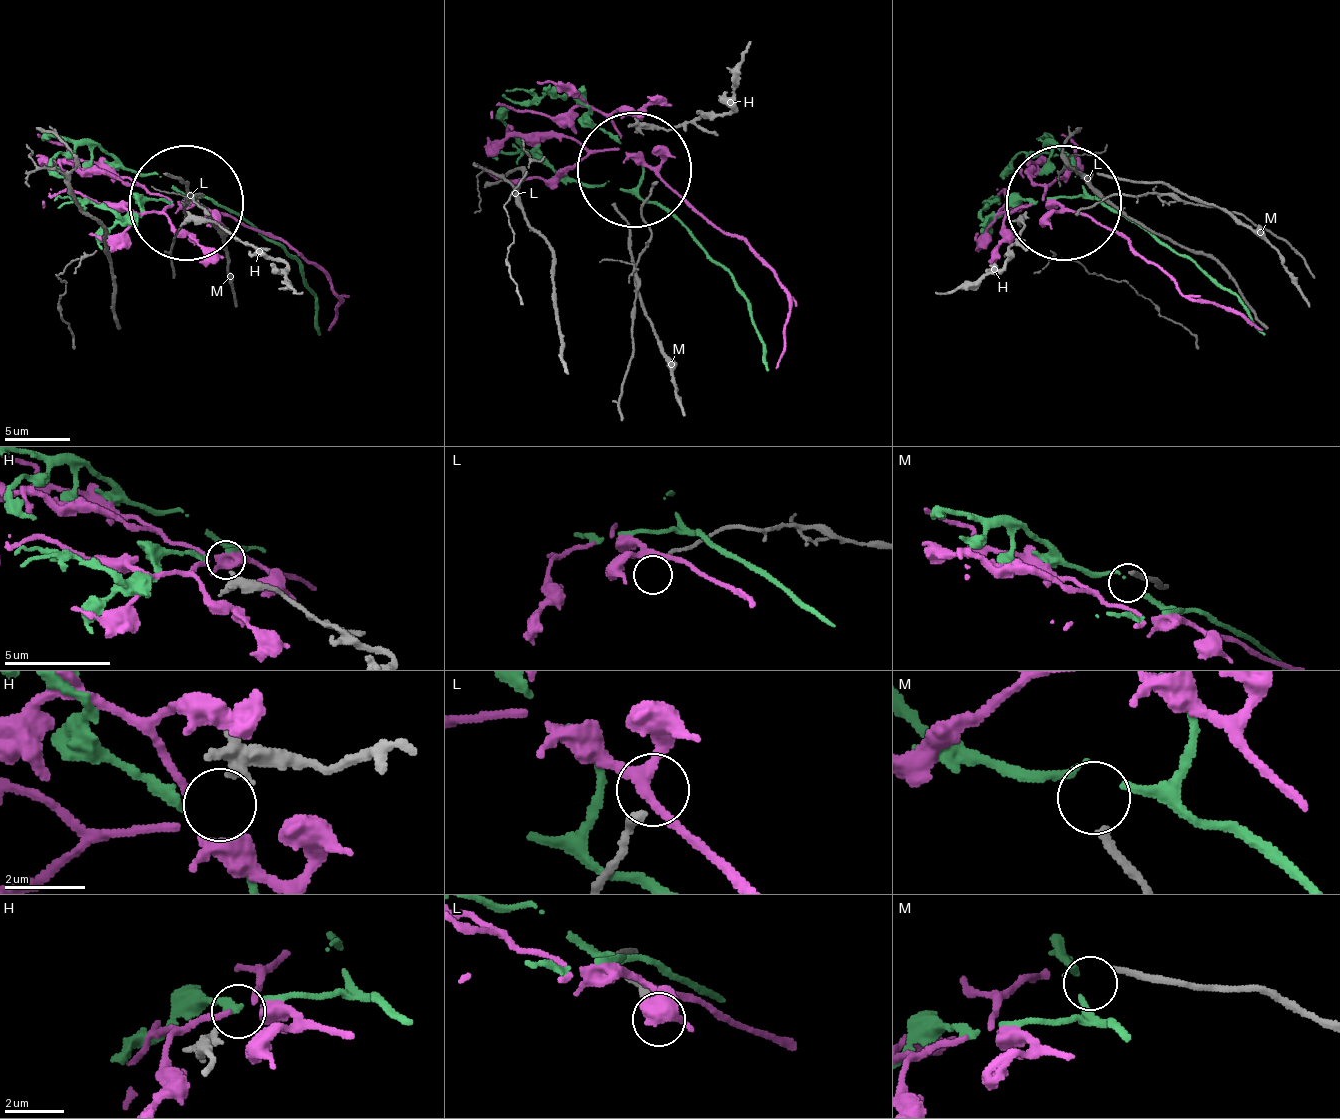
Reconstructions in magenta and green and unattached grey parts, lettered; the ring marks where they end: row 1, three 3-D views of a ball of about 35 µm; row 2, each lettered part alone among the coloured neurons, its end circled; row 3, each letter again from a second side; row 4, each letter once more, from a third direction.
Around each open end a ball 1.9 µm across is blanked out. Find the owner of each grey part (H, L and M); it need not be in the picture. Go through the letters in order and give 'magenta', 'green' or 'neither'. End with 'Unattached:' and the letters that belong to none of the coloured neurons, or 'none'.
H: green
L: neither
M: neither
Unattached: L, M

